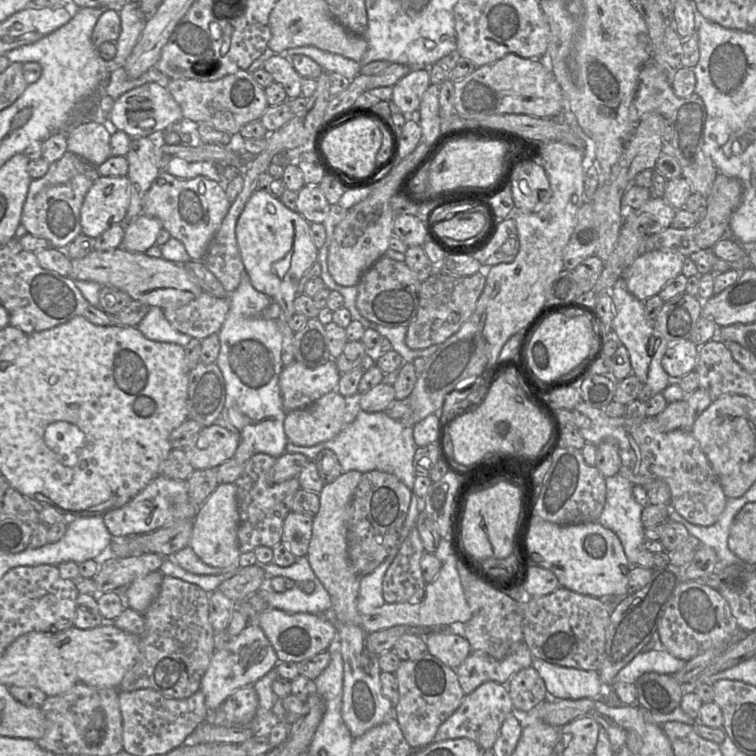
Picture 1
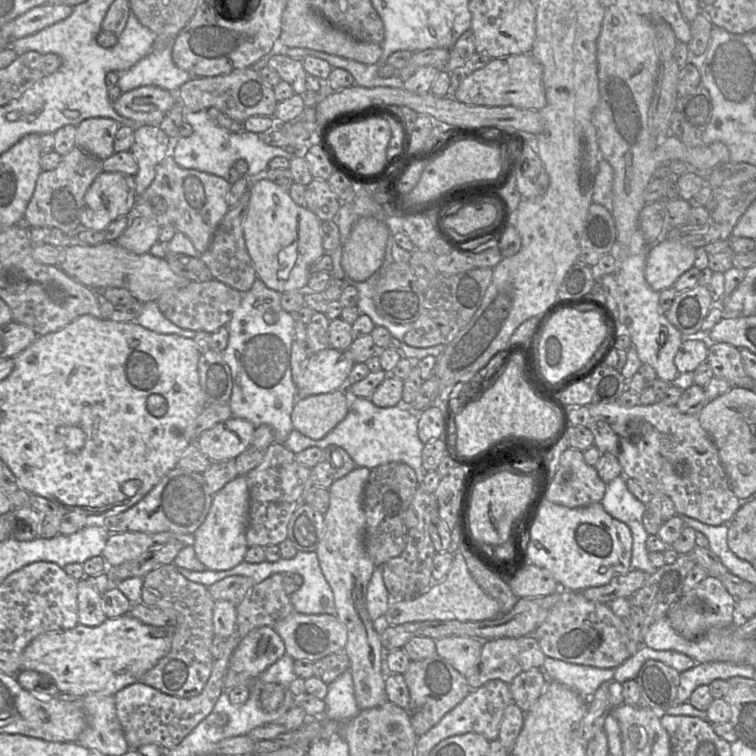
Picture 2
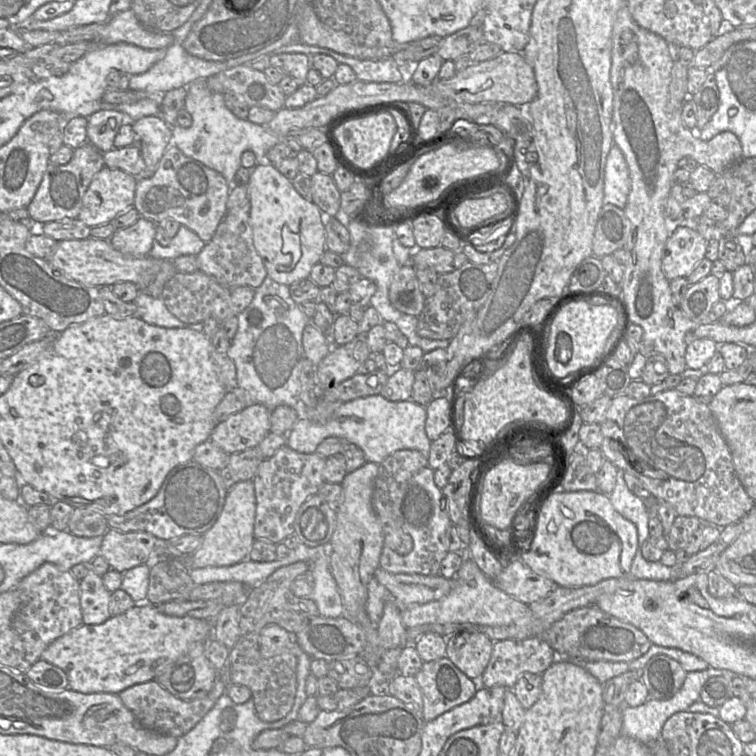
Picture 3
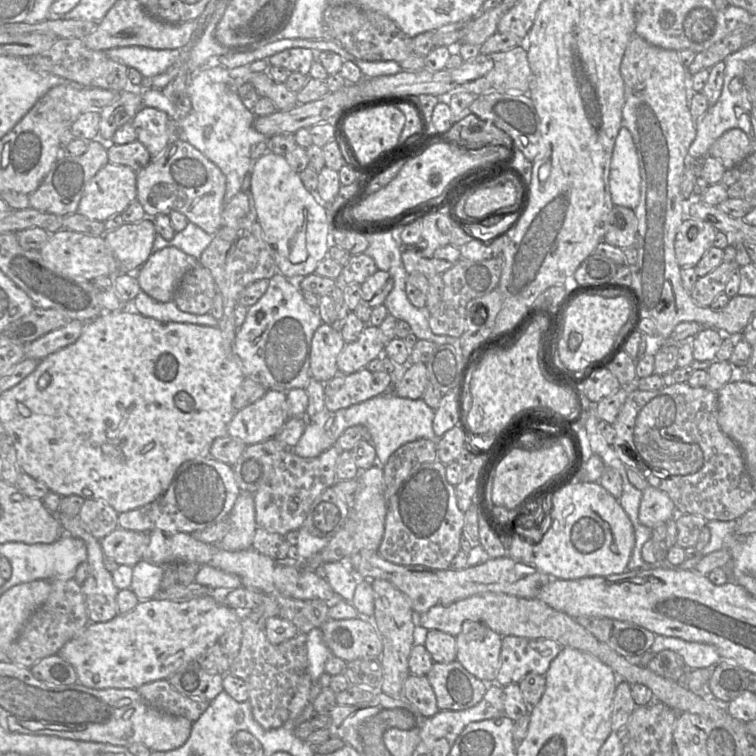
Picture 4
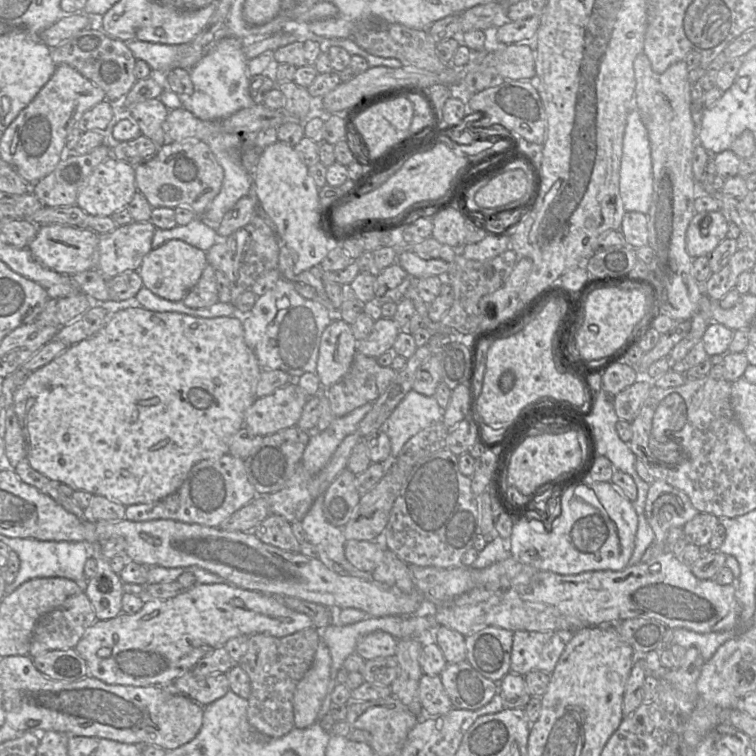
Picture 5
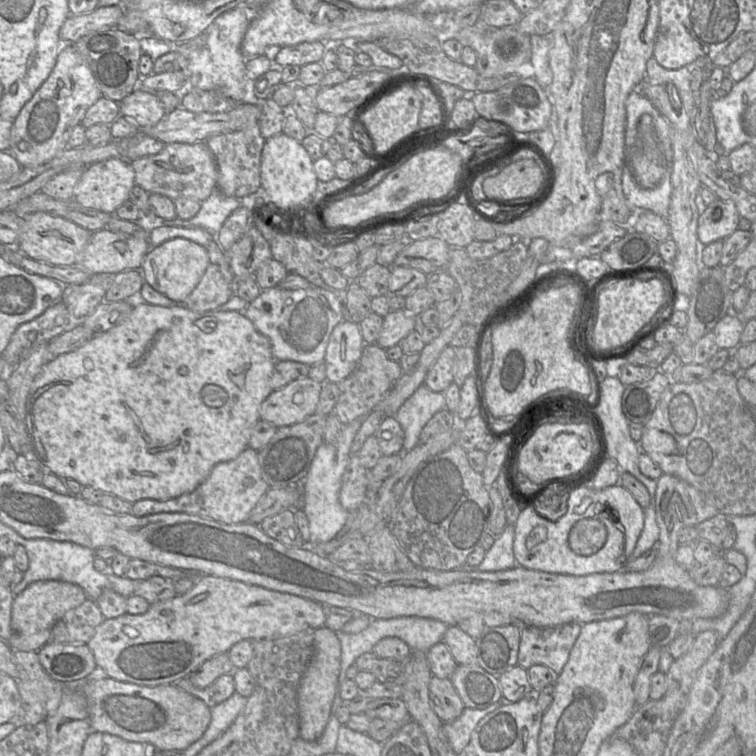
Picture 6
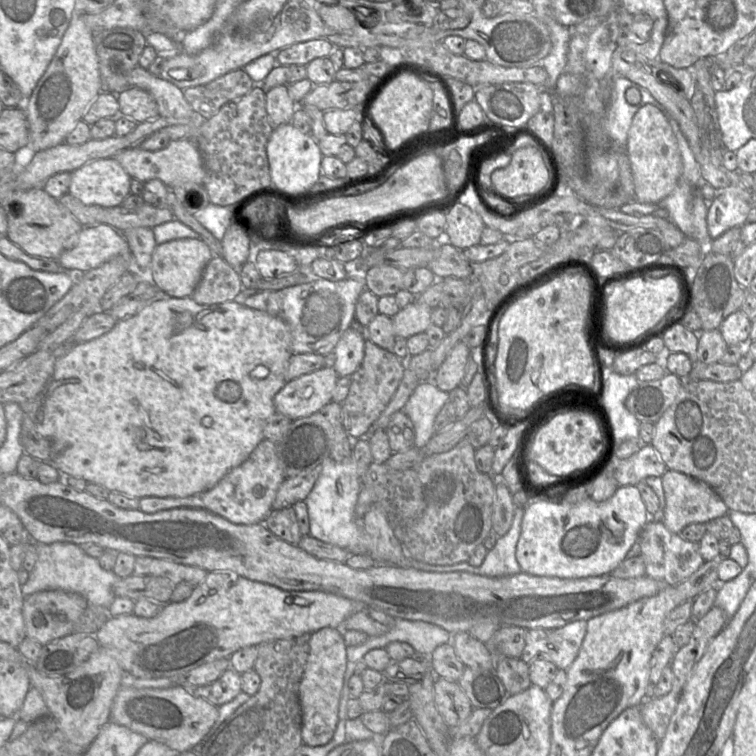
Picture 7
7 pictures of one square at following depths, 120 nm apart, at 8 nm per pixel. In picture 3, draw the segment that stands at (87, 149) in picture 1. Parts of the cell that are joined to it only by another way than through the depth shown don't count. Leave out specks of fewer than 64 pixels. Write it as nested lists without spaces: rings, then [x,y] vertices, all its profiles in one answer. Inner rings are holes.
[[[102,109],[88,117],[87,142],[102,153],[114,148],[114,139],[120,127],[131,122],[118,110]]]

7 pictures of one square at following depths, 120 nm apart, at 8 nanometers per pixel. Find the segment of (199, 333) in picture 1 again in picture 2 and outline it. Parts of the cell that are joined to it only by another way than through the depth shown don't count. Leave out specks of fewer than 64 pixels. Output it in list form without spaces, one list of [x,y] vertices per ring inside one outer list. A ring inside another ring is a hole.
[[[216,279],[208,282],[190,281],[185,287],[164,292],[157,304],[163,315],[176,326],[196,332],[213,333],[226,326],[242,300],[242,293]]]

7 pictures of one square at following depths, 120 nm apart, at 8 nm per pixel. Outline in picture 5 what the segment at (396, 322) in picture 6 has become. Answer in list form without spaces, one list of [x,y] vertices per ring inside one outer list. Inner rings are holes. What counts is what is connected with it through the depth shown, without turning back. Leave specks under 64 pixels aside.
[[[380,318],[375,321],[372,332],[363,341],[358,341],[357,353],[377,358],[393,347],[400,332],[393,318]]]

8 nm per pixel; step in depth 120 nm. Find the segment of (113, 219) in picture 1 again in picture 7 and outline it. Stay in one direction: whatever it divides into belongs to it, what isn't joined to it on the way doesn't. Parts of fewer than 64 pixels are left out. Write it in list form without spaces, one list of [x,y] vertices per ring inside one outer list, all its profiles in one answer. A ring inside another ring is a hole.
[[[114,157],[97,159],[86,163],[71,173],[68,193],[86,205],[122,206],[124,199],[130,194],[131,179]]]

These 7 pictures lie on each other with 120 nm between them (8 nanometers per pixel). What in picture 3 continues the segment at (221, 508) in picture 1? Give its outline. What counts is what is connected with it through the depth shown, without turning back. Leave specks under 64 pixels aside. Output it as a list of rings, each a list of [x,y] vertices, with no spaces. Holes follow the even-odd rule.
[[[252,480],[241,481],[228,489],[223,509],[215,524],[202,535],[200,547],[190,556],[189,569],[231,566],[248,559],[255,541],[255,488]]]

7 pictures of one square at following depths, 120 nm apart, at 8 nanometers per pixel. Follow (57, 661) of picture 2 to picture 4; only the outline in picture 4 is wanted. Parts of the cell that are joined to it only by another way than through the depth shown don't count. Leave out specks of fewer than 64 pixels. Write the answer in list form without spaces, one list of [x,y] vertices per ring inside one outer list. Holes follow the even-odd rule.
[[[213,593],[202,597],[186,601],[172,601],[166,599],[151,598],[148,600],[139,600],[139,603],[127,613],[118,613],[114,618],[107,622],[90,622],[79,634],[69,640],[58,652],[58,654],[69,662],[77,673],[78,683],[93,689],[137,689],[143,684],[161,679],[168,679],[180,667],[189,662],[197,660],[210,646],[218,642],[218,639],[236,623],[240,623],[241,618],[237,610],[229,608],[217,601]]]

